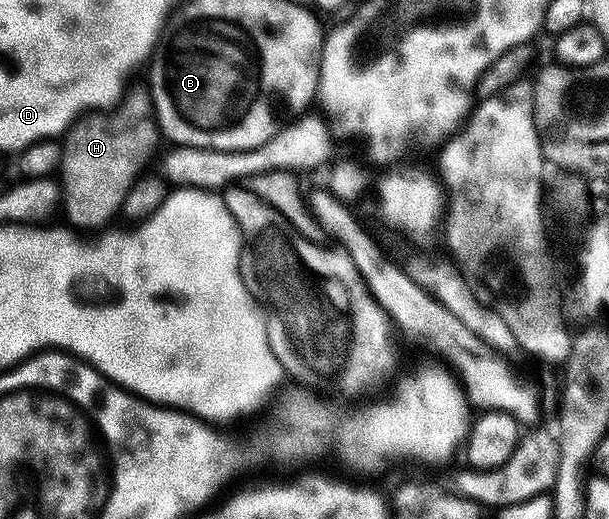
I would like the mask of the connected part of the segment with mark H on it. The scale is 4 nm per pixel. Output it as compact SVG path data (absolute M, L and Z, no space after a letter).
M146 88L133 89L114 109L91 111L80 116L65 134L61 209L67 212L68 219L72 221L68 222L78 230L98 230L108 224L106 221L115 212L118 214L122 210L125 195L129 195L133 183L146 170L143 168L154 155L155 144L161 141L159 122L152 116L150 92Z

